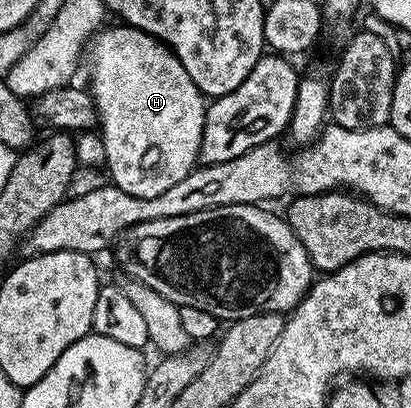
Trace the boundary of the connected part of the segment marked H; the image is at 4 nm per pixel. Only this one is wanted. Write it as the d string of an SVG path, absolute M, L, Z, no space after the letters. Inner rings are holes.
M116 23L113 29L108 27L101 28L90 41L90 50L92 49L92 87L90 94L95 105L98 118L98 136L105 145L105 166L108 171L111 184L117 185L122 191L130 195L139 197L153 197L162 195L162 191L167 191L169 187L174 187L174 183L186 179L186 175L197 168L198 158L200 156L200 144L202 143L202 131L204 130L204 111L206 108L206 98L201 93L200 88L186 75L186 67L176 58L168 46L164 45L158 38L151 37L146 31L135 29L133 25Z

